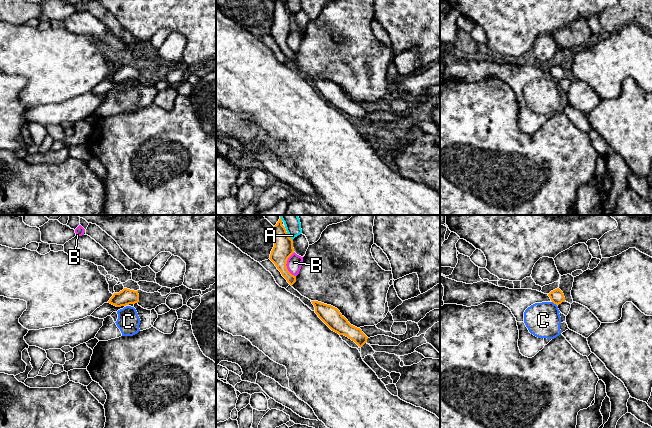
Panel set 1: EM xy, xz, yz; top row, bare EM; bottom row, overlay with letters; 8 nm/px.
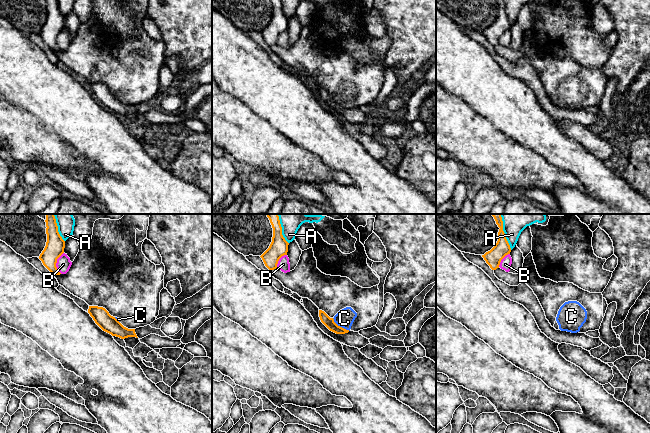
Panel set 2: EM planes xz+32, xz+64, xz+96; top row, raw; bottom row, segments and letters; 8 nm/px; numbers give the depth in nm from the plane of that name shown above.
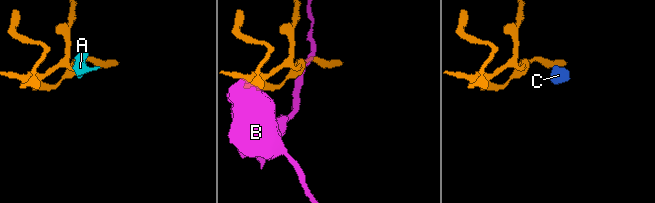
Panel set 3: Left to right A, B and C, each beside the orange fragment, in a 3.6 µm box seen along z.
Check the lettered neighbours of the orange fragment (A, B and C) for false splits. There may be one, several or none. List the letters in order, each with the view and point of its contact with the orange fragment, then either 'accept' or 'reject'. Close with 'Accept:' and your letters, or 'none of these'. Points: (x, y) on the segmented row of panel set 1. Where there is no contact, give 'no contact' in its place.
A: xz (288, 236) | reject
B: xz (285, 265) | reject
C: yz (554, 303) | reject
Accept: none of these

